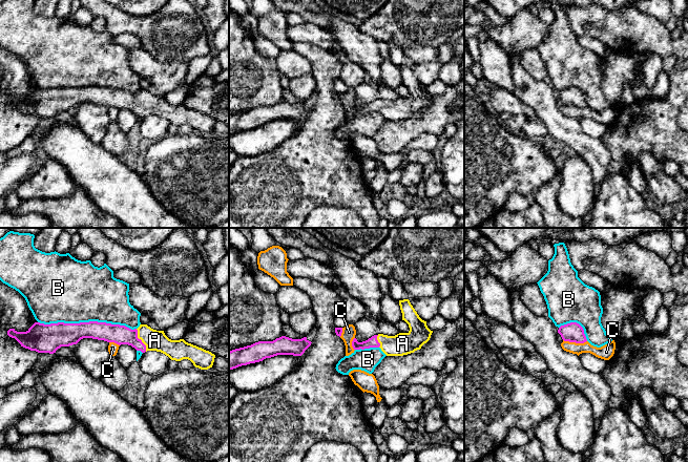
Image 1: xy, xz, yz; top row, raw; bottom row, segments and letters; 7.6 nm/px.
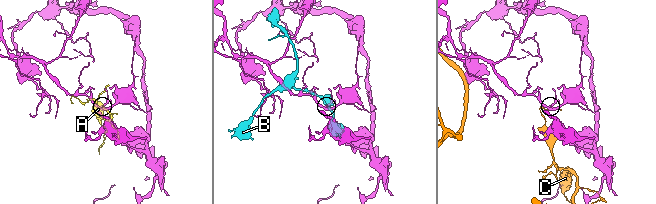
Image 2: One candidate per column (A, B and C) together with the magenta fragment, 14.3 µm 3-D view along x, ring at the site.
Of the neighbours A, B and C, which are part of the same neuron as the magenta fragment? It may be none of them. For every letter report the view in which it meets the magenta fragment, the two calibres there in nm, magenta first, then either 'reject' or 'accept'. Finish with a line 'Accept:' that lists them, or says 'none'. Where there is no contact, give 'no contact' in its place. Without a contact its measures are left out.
A: meets magenta in xy; 140 nm thick on the magenta side, 160 nm on the other; accept
B: meets magenta in xy; 180 nm thick on the magenta side, 460 nm on the other; reject
C: meets magenta in yz; 150 nm thick on the magenta side, 110 nm on the other; reject
Accept: A

